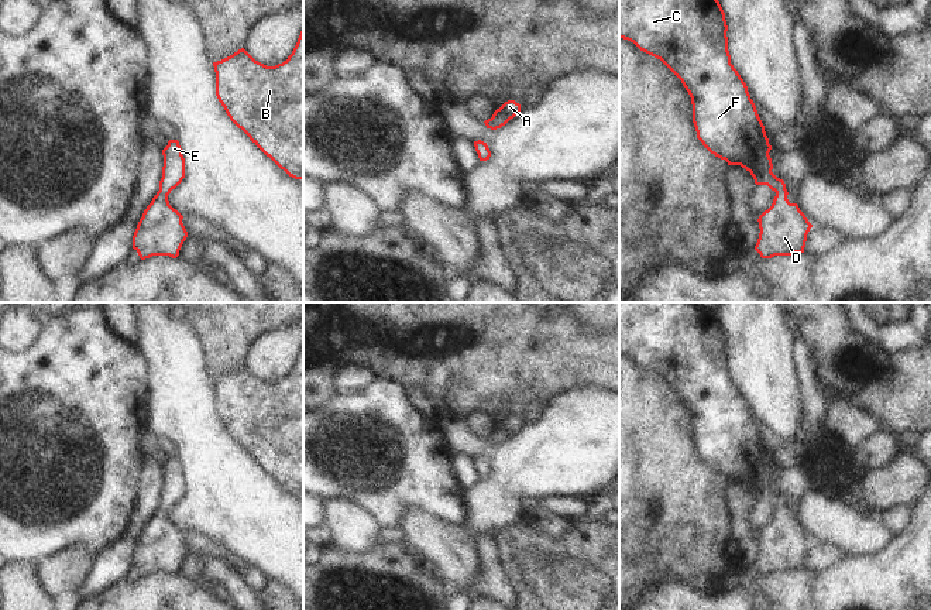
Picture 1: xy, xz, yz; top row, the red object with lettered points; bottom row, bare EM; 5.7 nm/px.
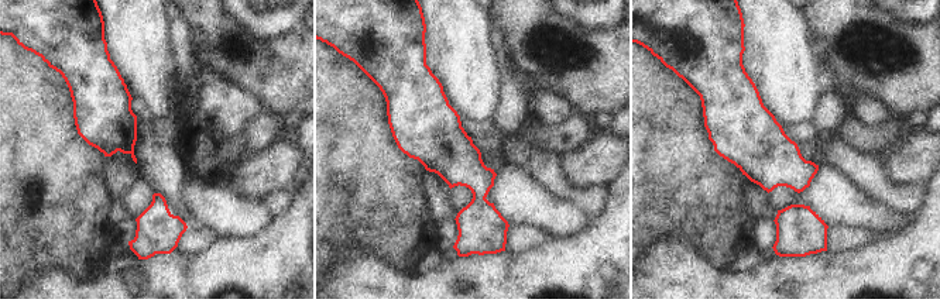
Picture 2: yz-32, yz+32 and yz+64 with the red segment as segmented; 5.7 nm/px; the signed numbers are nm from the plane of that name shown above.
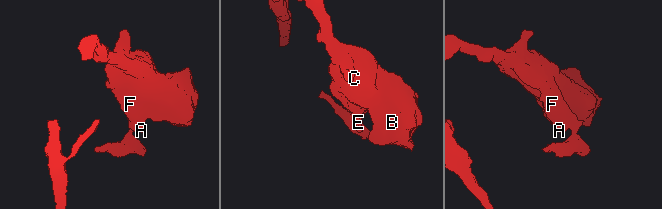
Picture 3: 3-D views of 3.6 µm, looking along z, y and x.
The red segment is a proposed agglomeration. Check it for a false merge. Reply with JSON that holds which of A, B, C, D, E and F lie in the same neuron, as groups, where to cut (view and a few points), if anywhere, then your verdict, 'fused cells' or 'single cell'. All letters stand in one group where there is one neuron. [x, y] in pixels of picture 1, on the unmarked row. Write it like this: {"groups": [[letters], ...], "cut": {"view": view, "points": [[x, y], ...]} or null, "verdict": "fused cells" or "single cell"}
{"groups": [["A", "B", "C", "D", "E", "F"]], "cut": null, "verdict": "single cell"}

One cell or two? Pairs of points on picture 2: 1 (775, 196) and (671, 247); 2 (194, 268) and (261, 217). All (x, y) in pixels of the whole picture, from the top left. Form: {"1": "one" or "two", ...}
{"1": "two", "2": "two"}

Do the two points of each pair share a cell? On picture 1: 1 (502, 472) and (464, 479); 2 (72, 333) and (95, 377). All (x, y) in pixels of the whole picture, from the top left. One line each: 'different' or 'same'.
1: different
2: same

